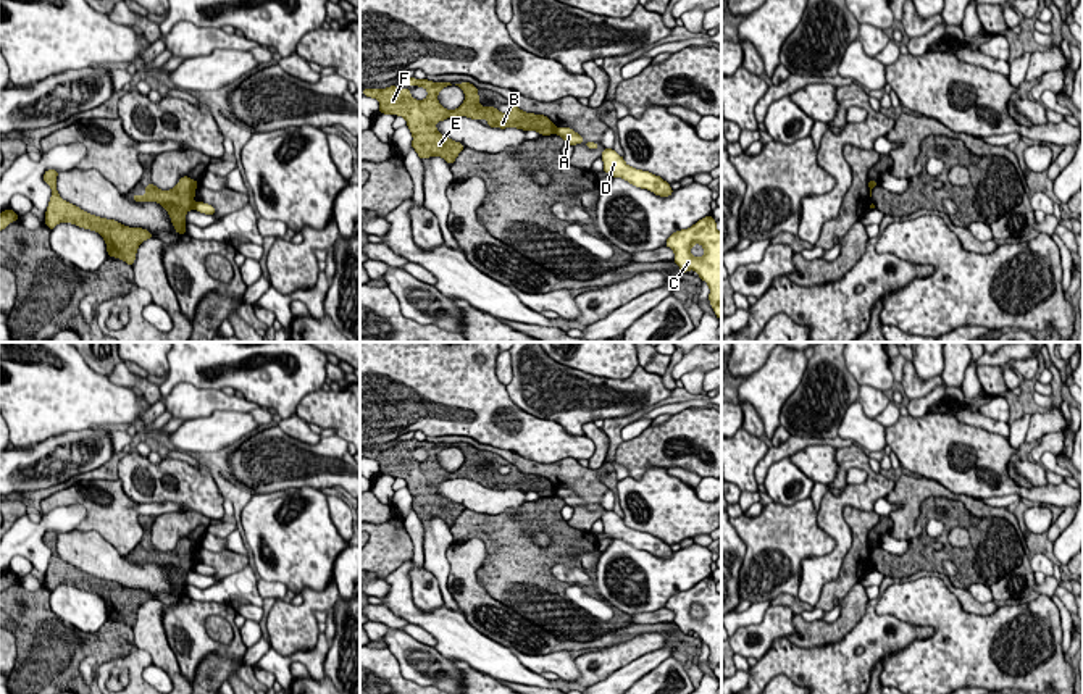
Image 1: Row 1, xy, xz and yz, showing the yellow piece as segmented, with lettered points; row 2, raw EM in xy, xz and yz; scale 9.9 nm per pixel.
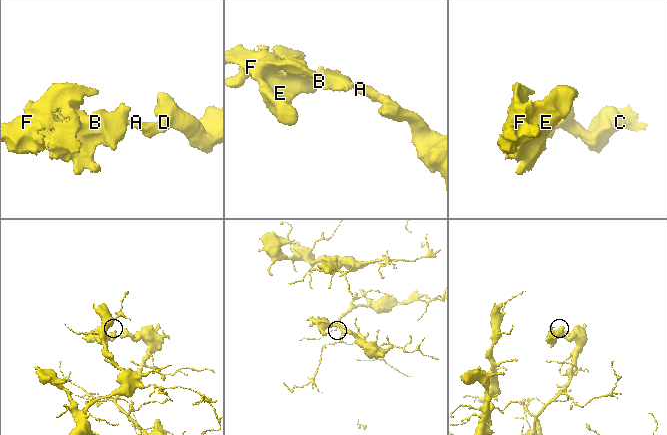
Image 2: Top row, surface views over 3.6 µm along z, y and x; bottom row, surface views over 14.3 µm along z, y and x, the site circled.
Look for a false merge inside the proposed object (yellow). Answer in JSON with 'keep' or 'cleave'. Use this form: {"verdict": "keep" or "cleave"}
{"verdict": "cleave"}

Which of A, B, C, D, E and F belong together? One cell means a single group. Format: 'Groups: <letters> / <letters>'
Groups: A C D / B E F

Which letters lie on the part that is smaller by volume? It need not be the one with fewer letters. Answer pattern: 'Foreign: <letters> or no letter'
Foreign: B, E, F

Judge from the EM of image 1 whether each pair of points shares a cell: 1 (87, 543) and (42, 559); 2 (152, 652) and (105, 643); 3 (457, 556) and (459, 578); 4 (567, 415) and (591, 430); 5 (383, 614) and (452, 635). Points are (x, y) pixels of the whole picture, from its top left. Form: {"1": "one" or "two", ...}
{"1": "two", "2": "two", "3": "one", "4": "two", "5": "two"}

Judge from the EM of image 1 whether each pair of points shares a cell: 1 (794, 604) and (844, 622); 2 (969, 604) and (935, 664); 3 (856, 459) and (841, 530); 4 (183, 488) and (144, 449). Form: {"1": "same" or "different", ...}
{"1": "same", "2": "different", "3": "same", "4": "different"}

